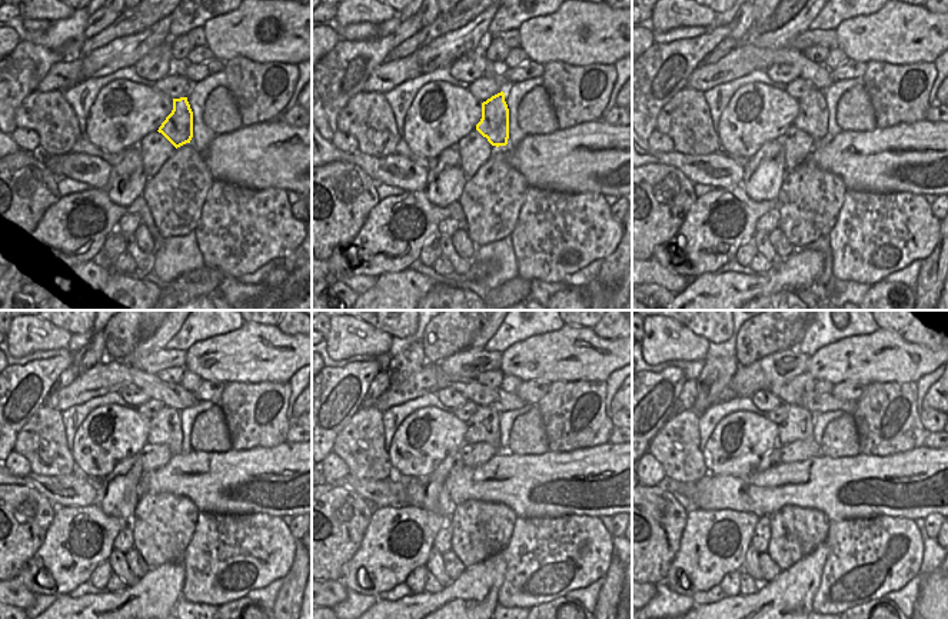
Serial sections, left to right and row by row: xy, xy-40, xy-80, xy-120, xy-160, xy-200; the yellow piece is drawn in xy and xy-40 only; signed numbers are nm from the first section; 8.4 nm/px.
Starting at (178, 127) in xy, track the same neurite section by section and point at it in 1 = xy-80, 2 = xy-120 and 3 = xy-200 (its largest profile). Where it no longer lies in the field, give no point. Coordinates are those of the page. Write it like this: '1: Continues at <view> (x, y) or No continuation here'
1: Continues at xy-80 (812, 117)
2: Continues at xy-120 (165, 428)
3: Continues at xy-200 (798, 425).

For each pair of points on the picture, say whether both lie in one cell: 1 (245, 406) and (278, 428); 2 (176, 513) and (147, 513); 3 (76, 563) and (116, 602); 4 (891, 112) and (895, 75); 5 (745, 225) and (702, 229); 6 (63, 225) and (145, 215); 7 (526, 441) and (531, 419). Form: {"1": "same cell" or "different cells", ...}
{"1": "same cell", "2": "same cell", "3": "different cells", "4": "same cell", "5": "same cell", "6": "same cell", "7": "same cell"}

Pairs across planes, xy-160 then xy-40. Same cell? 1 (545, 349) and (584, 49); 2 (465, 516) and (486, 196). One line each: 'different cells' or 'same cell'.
1: same cell
2: same cell

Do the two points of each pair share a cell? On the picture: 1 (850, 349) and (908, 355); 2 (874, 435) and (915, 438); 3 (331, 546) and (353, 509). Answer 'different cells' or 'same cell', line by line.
1: same cell
2: same cell
3: same cell

